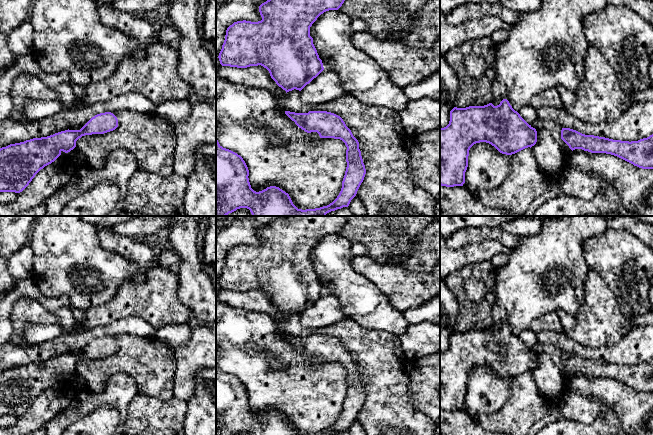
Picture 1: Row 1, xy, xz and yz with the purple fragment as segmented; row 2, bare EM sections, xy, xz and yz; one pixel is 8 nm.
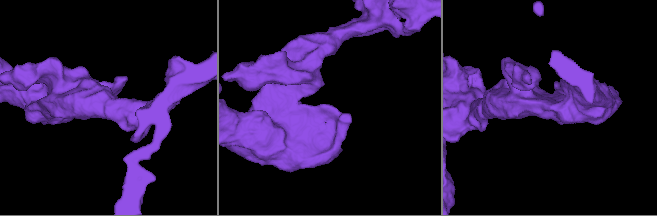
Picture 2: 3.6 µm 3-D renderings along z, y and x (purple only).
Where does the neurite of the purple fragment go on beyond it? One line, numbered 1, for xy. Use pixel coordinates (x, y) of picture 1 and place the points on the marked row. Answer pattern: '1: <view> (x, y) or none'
1: none

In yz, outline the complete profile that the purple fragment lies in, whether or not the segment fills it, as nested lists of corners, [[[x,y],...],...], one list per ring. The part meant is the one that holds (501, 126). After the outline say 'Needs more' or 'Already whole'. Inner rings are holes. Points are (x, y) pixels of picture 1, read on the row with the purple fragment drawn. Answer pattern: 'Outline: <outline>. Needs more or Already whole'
Outline: [[[507,99],[499,105],[489,103],[484,106],[454,107],[450,111],[449,124],[440,128],[440,185],[446,187],[463,186],[468,167],[470,148],[480,142],[494,146],[500,153],[515,154],[537,142],[537,131],[515,111]]]. Already whole

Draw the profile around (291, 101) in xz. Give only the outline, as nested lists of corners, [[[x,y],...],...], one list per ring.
[[[292,90],[278,96],[277,101],[286,111],[308,113],[327,111],[340,116],[359,142],[366,174],[356,196],[366,207],[366,216],[435,216],[436,200],[417,186],[411,177],[409,153],[405,149],[408,137],[399,112],[386,107],[366,105],[347,94],[324,104],[309,104],[301,99],[301,91]]]

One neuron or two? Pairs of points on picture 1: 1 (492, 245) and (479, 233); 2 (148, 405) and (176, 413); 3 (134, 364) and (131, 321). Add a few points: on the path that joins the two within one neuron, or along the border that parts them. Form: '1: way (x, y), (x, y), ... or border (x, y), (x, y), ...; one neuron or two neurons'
1: border (463, 245), (486, 240), (497, 240), (503, 247); two neurons
2: way (155, 412), (169, 413); one neuron
3: border (153, 335), (115, 335), (113, 337); two neurons

